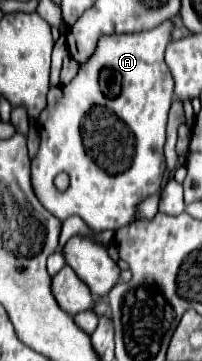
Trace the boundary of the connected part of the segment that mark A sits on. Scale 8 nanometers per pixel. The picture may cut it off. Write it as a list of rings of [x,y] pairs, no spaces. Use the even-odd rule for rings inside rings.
[[[164,21],[162,25],[158,25],[152,31],[142,31],[136,35],[106,35],[104,39],[100,39],[92,59],[84,65],[80,65],[78,75],[68,83],[68,85],[58,85],[56,89],[50,89],[48,95],[48,107],[40,113],[38,117],[38,133],[40,133],[40,149],[38,155],[32,159],[32,185],[36,187],[36,197],[40,199],[40,203],[44,203],[44,207],[56,215],[60,221],[68,219],[70,215],[78,215],[82,217],[88,227],[96,233],[100,231],[116,231],[128,223],[132,223],[136,219],[138,213],[138,205],[150,197],[156,195],[162,187],[164,181],[164,173],[166,173],[166,157],[164,157],[164,143],[166,143],[166,121],[168,121],[168,111],[172,105],[172,97],[174,97],[174,79],[172,73],[168,71],[168,67],[164,65],[164,51],[168,47],[168,43],[172,41],[172,31],[174,31],[174,23],[172,21]],[[58,173],[68,173],[70,175],[70,187],[66,191],[58,191],[54,187],[54,177]]]

